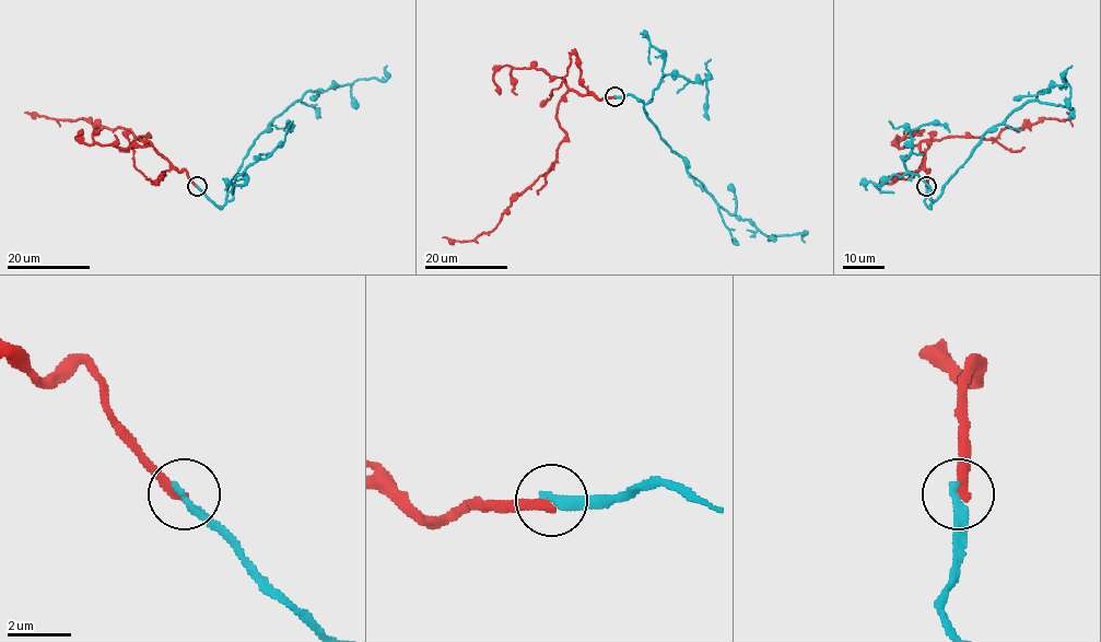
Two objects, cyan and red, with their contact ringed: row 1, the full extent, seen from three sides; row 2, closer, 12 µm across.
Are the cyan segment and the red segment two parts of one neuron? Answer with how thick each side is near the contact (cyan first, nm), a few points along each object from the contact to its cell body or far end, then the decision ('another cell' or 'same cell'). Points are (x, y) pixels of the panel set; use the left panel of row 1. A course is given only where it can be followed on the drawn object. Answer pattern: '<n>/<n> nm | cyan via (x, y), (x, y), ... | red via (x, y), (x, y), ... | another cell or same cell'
300/280 nm | cyan via (198, 187), (222, 207), (254, 141), (284, 109), (307, 91), (360, 79), (385, 81), (386, 66) | red via (198, 187), (184, 168), (178, 171), (139, 138), (148, 137), (96, 127), (84, 118), (24, 112) | another cell

